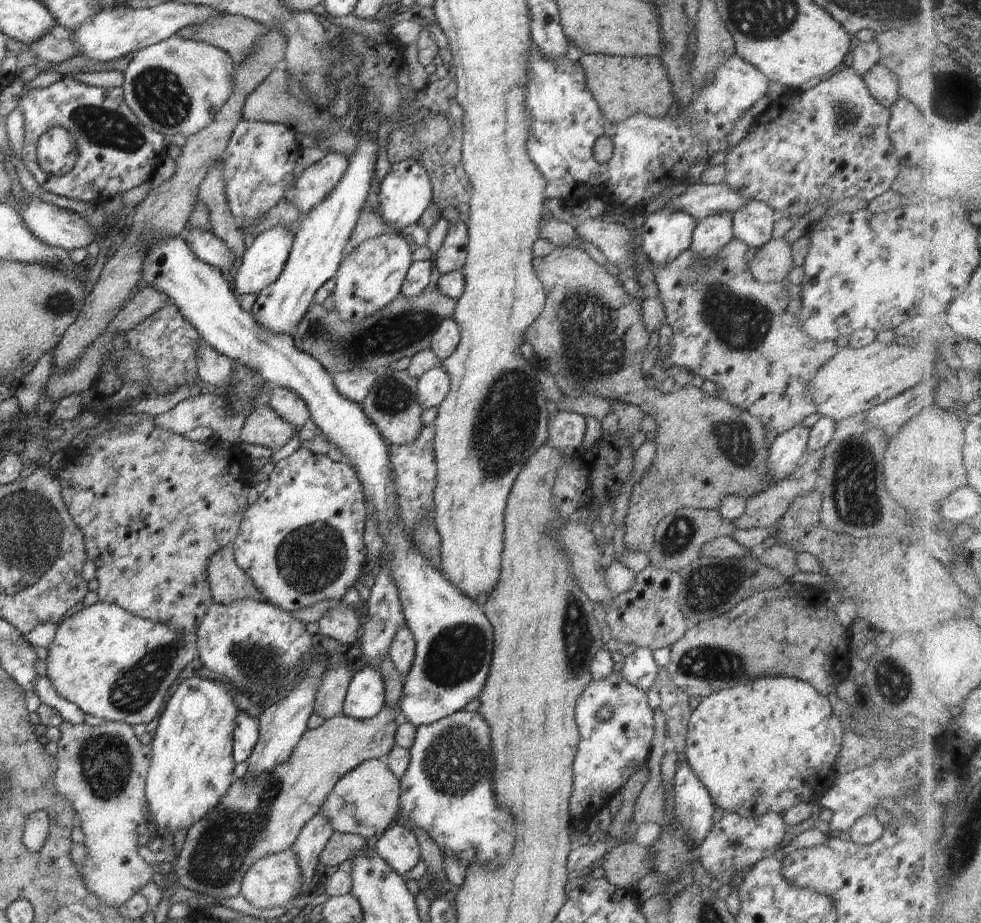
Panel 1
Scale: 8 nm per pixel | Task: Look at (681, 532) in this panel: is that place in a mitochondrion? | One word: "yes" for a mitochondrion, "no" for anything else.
yes

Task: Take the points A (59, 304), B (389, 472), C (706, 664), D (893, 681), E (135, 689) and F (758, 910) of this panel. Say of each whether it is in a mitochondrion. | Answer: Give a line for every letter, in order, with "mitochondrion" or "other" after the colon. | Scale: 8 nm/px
A: mitochondrion
B: other
C: mitochondrion
D: mitochondrion
E: mitochondrion
F: other

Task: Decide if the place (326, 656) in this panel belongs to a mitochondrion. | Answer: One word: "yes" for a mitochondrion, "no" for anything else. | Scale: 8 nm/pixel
no

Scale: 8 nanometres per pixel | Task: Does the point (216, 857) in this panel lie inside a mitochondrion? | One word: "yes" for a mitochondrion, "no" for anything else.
yes

